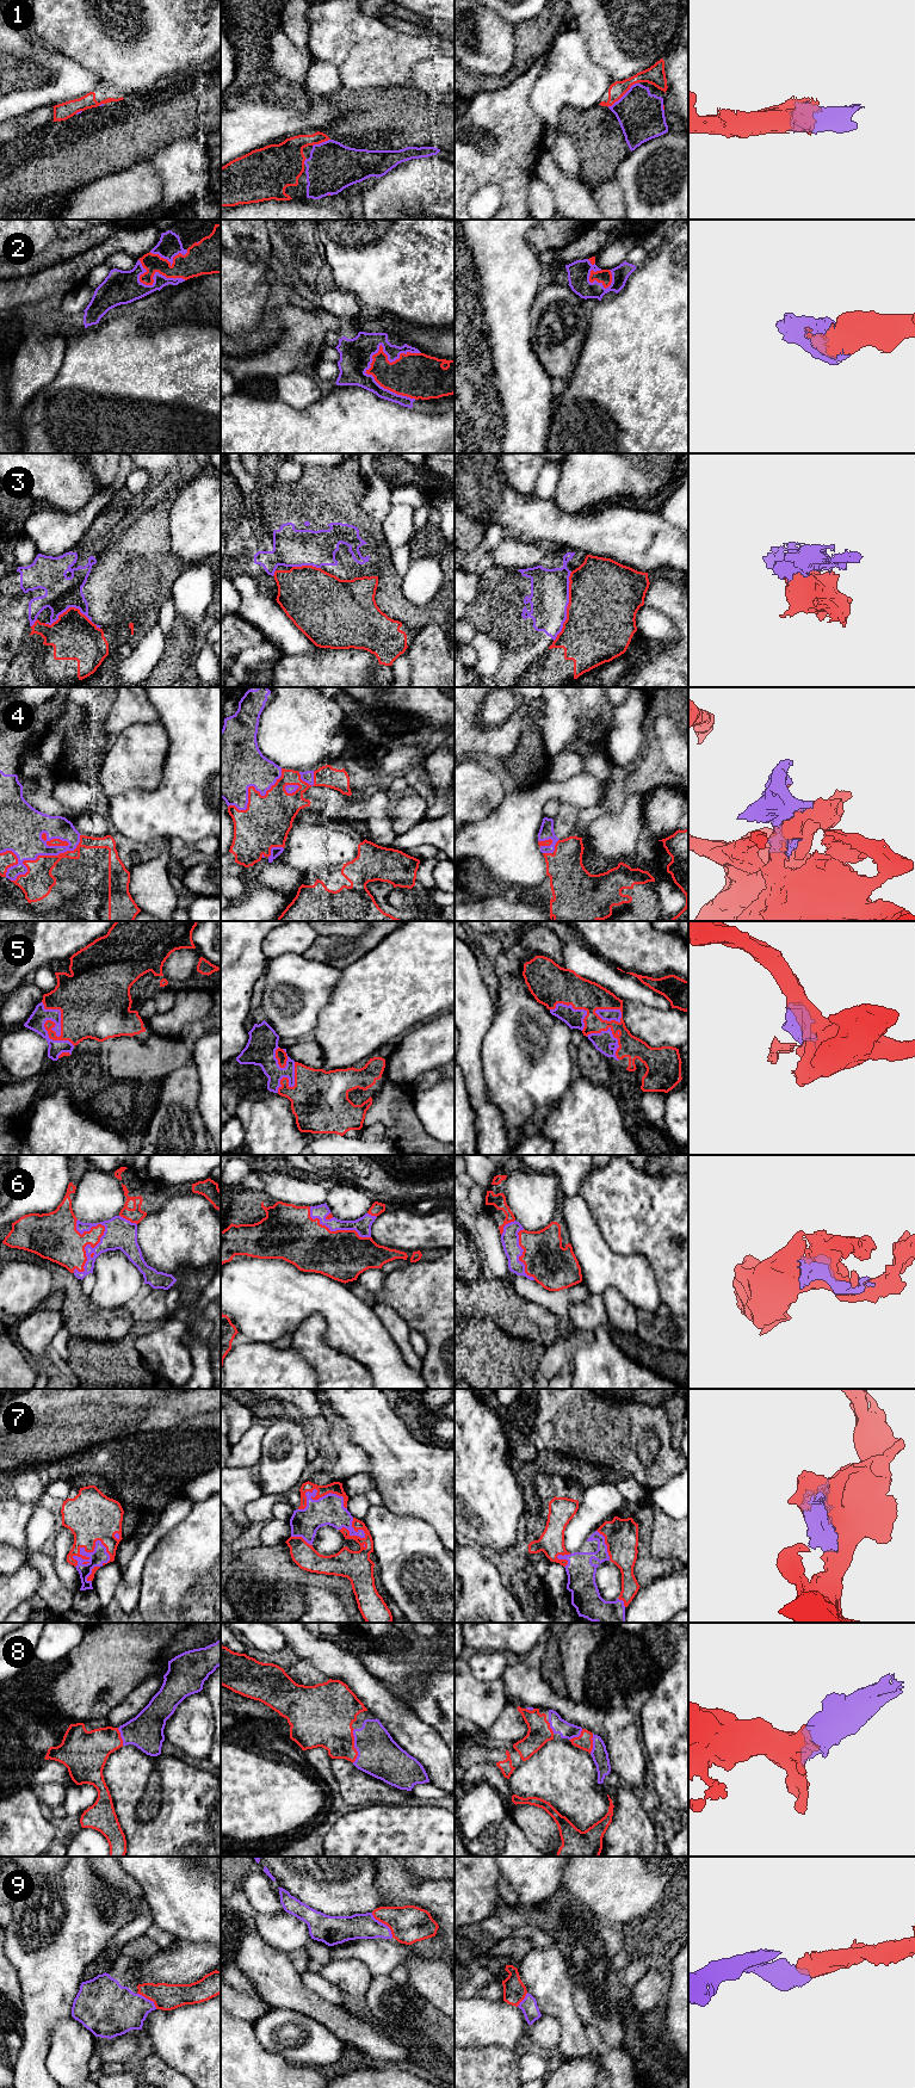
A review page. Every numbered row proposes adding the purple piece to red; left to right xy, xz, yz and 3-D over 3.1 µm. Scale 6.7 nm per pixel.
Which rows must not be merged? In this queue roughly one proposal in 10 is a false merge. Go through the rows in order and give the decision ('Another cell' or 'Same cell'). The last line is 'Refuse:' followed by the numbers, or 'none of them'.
1: Same cell
2: Same cell
3: Another cell
4: Same cell
5: Same cell
6: Same cell
7: Same cell
8: Same cell
9: Same cell
Refuse: 3

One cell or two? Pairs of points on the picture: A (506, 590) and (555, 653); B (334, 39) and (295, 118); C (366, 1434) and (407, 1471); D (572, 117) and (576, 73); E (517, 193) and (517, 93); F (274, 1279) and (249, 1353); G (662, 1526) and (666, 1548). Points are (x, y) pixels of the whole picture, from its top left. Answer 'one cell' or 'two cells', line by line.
A: two cells
B: two cells
C: one cell
D: two cells
E: one cell
F: two cells
G: one cell

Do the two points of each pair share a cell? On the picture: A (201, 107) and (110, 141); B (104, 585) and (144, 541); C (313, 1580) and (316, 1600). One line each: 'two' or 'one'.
A: one
B: one
C: two

